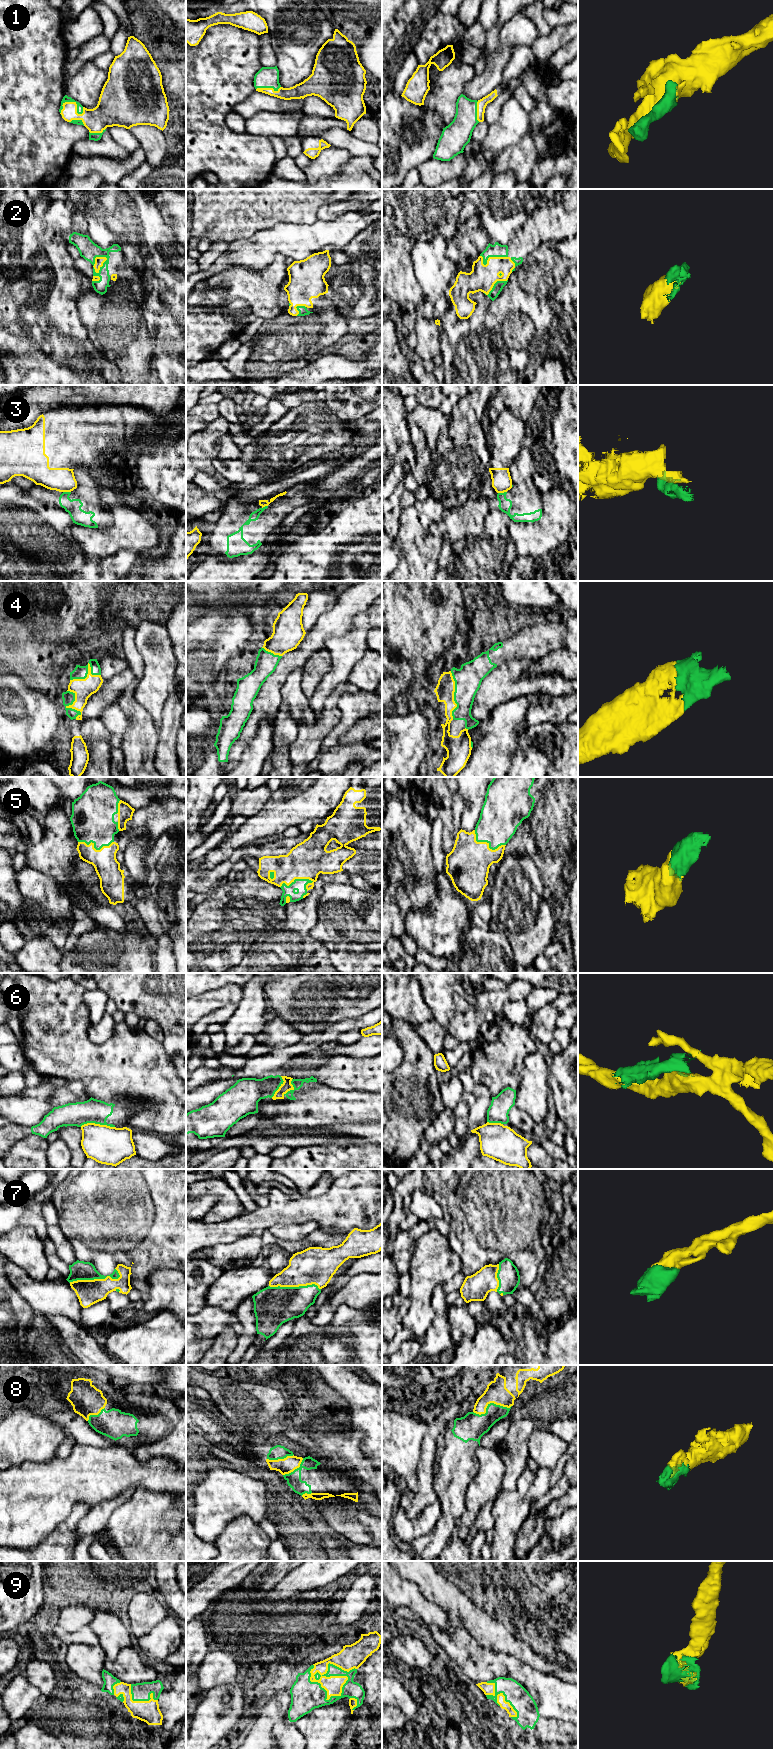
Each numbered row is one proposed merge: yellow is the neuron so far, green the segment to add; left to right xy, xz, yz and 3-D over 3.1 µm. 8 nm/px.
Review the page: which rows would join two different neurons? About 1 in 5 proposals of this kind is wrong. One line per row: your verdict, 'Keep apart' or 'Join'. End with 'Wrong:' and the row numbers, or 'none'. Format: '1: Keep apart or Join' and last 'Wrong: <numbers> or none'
1: Join
2: Join
3: Keep apart
4: Join
5: Join
6: Keep apart
7: Join
8: Join
9: Join
Wrong: 3, 6

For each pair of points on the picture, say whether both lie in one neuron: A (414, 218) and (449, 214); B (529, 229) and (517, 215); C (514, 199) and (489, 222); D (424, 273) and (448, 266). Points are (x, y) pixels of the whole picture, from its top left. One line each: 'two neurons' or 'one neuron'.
A: one neuron
B: two neurons
C: one neuron
D: one neuron

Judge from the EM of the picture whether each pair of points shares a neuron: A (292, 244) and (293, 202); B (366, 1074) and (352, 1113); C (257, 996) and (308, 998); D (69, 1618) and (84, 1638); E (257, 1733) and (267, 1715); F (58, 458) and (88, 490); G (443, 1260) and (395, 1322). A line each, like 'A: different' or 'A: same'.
A: different
B: different
C: different
D: different
E: same
F: different
G: different

